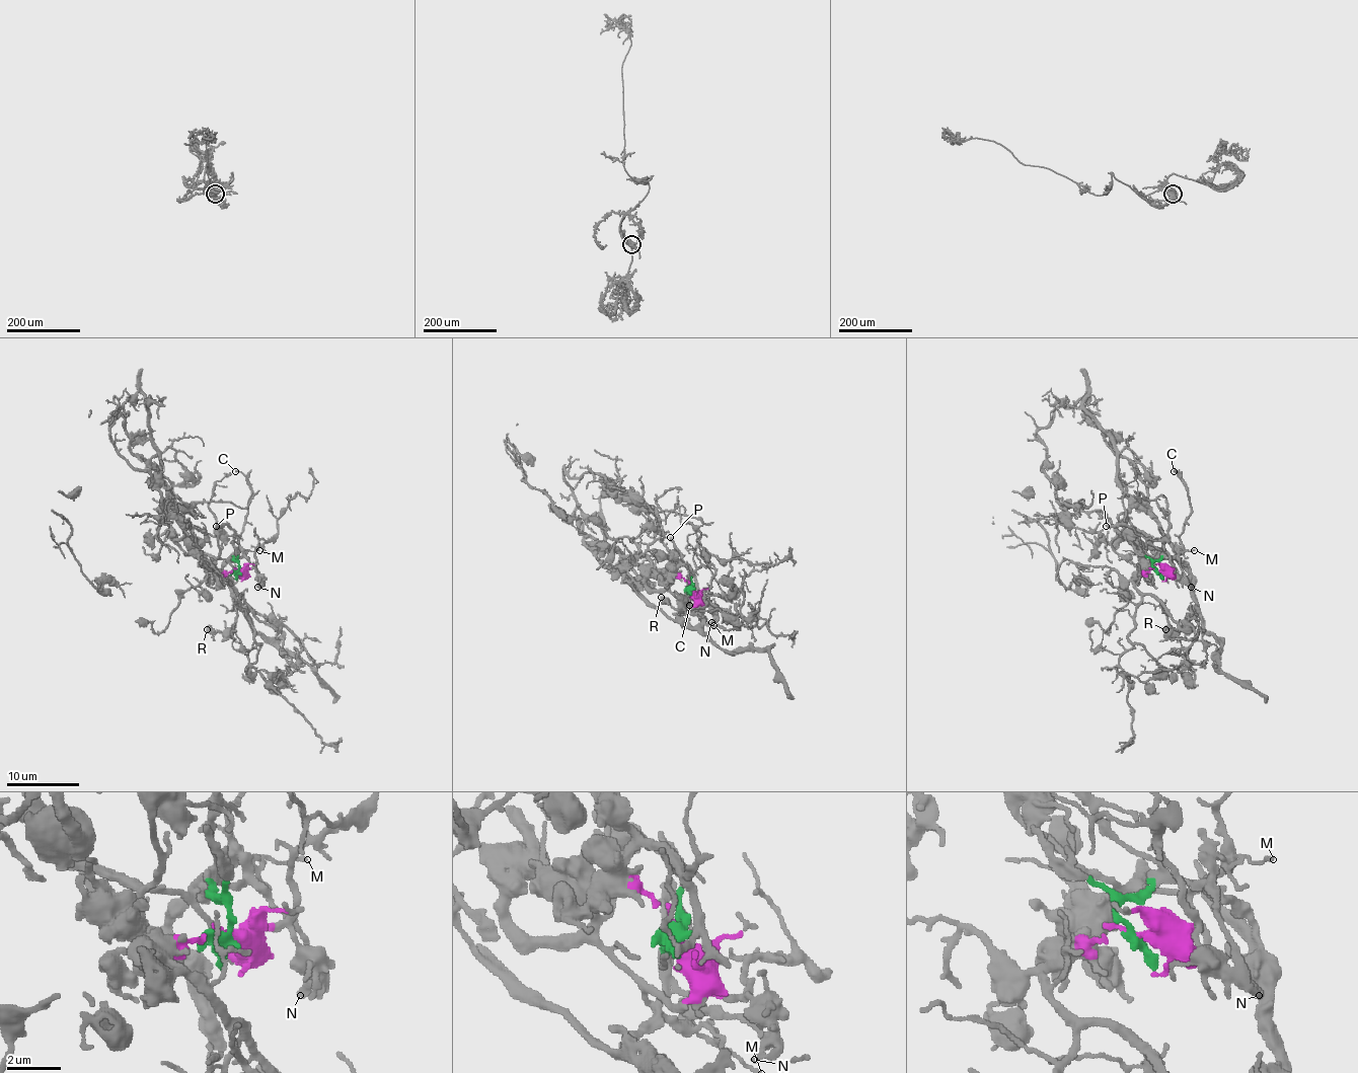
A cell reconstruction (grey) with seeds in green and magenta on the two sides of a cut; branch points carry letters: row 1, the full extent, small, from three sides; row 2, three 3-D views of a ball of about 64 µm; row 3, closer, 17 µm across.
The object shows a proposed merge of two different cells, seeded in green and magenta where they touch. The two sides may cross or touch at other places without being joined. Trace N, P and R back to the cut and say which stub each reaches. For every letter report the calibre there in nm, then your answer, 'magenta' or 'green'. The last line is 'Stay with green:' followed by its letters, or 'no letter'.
N: calibre 280 nm; green
P: calibre 240 nm; green
R: calibre 600 nm; magenta
Stay with green: N, P

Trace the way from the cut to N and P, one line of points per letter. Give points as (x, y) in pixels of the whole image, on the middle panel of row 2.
N: (691, 588), (689, 601), (714, 617), (710, 622)
P: (691, 588), (687, 594), (689, 571), (682, 553), (669, 537)

